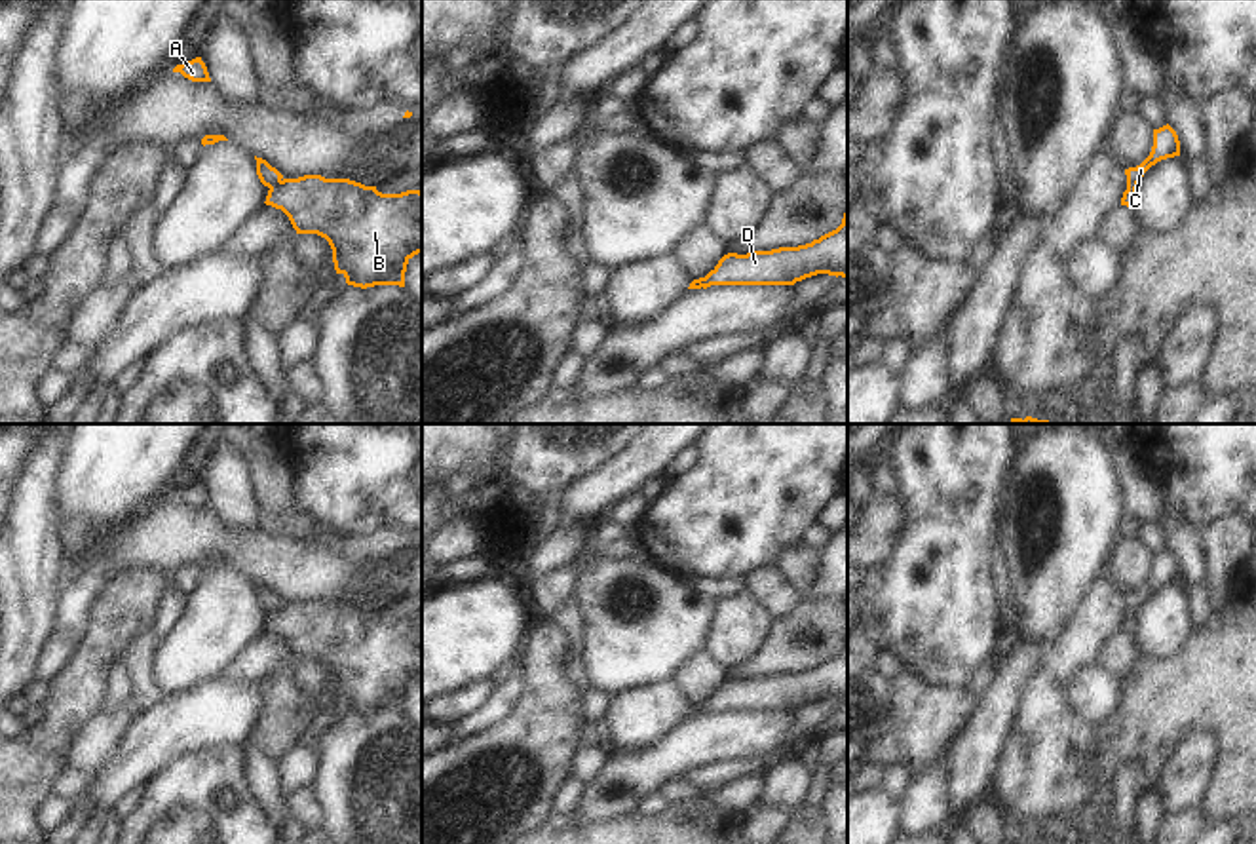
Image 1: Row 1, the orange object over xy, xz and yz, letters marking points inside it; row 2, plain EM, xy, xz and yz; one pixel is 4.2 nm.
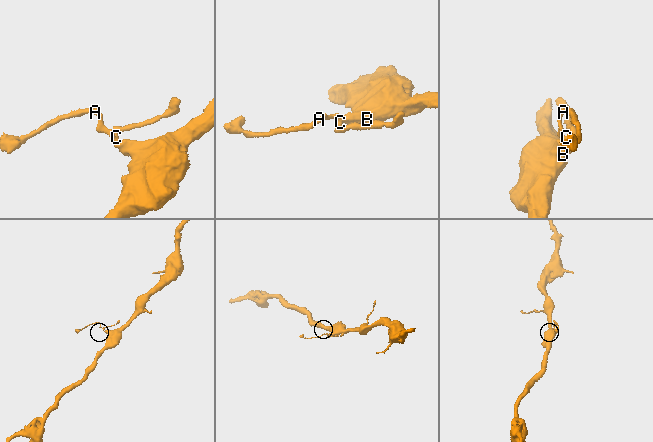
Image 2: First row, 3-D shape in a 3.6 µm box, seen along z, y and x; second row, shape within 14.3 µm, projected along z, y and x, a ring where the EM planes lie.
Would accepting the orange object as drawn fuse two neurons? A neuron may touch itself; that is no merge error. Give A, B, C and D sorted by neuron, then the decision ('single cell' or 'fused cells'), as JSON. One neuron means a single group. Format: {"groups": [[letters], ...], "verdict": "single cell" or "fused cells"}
{"groups": [["A", "C"], ["B", "D"]], "verdict": "fused cells"}

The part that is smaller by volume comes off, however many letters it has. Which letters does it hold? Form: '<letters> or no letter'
A, C

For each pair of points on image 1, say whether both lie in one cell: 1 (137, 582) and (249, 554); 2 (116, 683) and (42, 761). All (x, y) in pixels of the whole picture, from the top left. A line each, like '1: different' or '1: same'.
1: different
2: different

